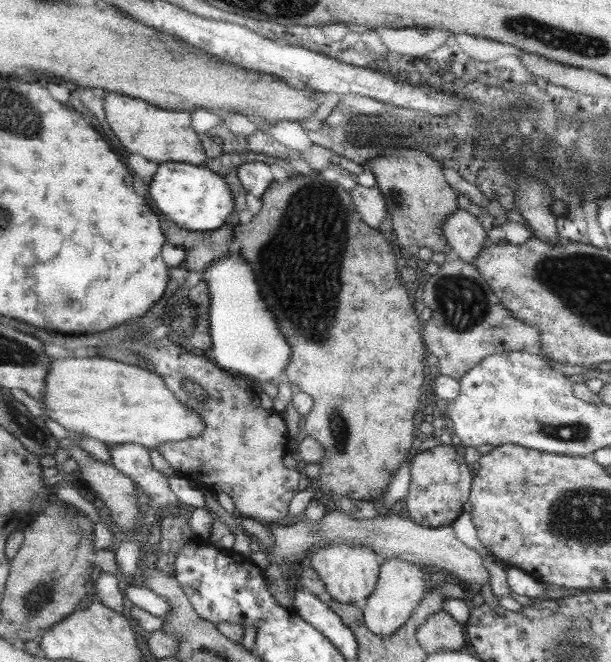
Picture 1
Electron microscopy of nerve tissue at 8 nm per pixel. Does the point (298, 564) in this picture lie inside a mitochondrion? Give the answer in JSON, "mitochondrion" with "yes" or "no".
{"mitochondrion":"no"}

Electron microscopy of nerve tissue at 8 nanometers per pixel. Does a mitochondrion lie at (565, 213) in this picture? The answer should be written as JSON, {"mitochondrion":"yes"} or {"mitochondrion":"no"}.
{"mitochondrion":"no"}

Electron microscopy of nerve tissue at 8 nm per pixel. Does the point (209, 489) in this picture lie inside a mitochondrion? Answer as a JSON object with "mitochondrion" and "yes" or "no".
{"mitochondrion":"no"}

